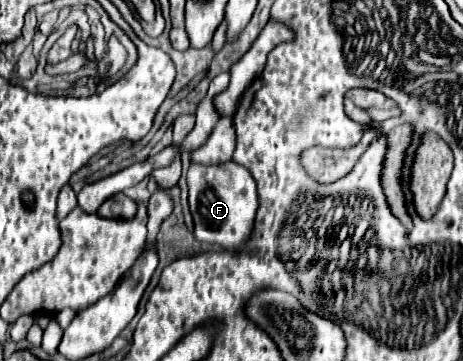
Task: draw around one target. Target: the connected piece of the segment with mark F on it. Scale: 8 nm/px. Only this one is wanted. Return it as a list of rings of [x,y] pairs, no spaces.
[[[224,162],[216,166],[190,164],[188,170],[190,212],[194,218],[194,238],[204,244],[218,244],[226,250],[240,250],[246,246],[254,232],[254,216],[258,208],[256,182],[242,166]]]

